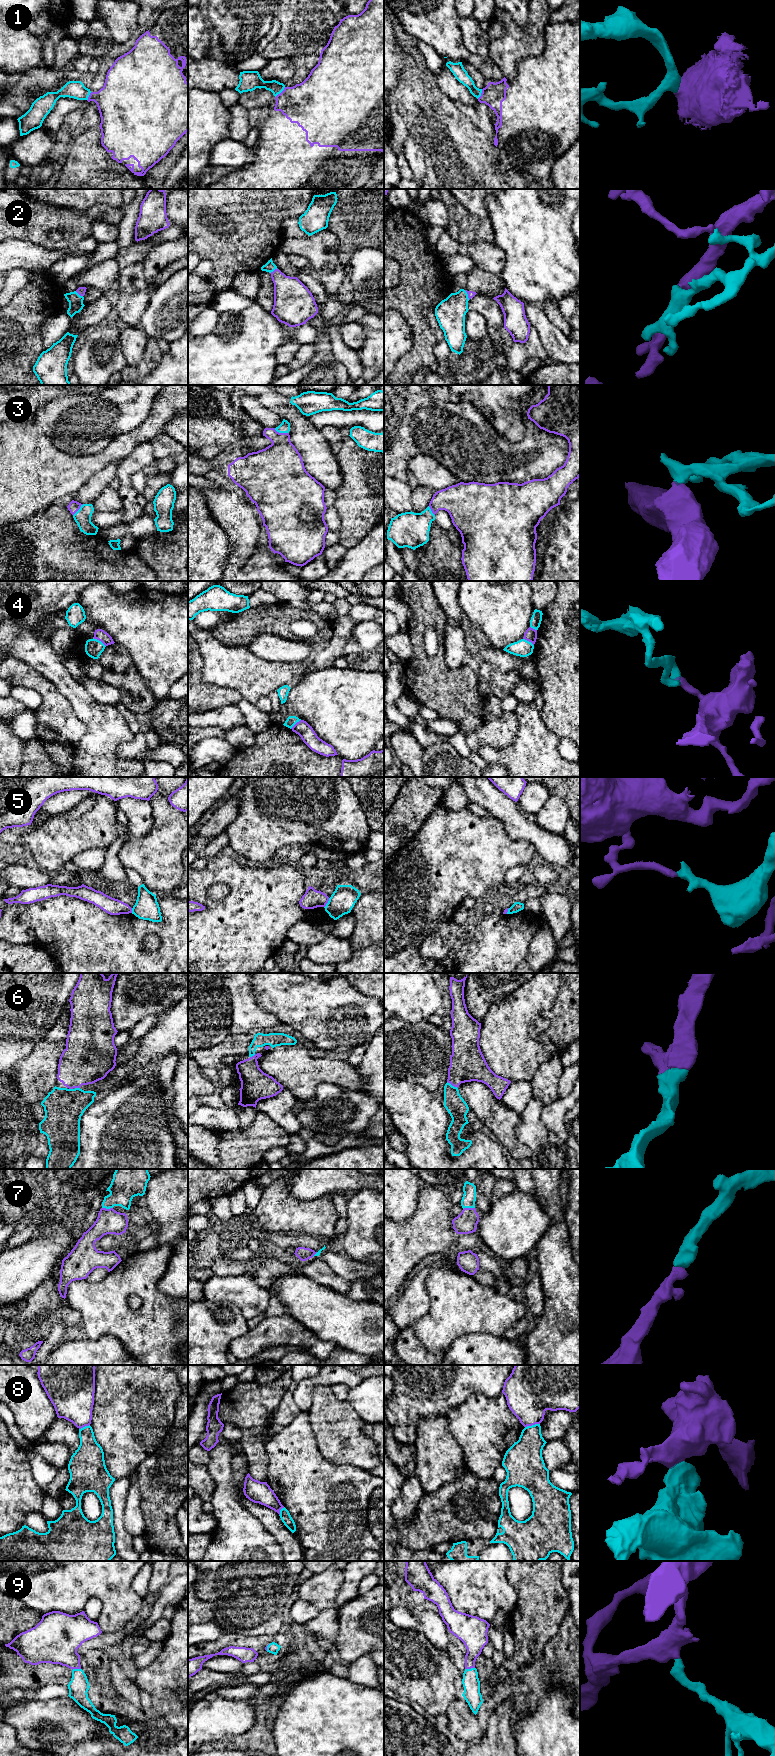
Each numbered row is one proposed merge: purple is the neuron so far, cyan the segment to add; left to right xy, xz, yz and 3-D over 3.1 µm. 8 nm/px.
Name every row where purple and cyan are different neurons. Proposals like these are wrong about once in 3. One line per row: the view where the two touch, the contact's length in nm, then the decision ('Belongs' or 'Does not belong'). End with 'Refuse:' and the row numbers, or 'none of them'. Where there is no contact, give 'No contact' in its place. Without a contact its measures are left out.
1: Touches purple in xz. Shared border 120 nm. Belongs
2: Touches purple in xy. Shared border 80 nm. Belongs
3: Touches purple in xz. Shared border 130 nm. Belongs
4: Touches purple in xy. Shared border 130 nm. Does not belong
5: Touches purple in xz. Shared border 90 nm. Does not belong
6: Touches purple in yz. Shared border 110 nm. Belongs
7: Touches purple in yz. Shared border 100 nm. Belongs
8: Touches purple in yz. Shared border 120 nm. Does not belong
9: Touches purple in yz. Shared border 80 nm. Belongs
Refuse: 4, 5, 8

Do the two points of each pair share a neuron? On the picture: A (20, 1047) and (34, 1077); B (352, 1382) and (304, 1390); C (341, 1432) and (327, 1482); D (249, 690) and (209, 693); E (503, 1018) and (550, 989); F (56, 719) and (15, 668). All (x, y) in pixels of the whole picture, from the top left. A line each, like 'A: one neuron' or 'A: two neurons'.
A: two neurons
B: one neuron
C: two neurons
D: two neurons
E: one neuron
F: one neuron

